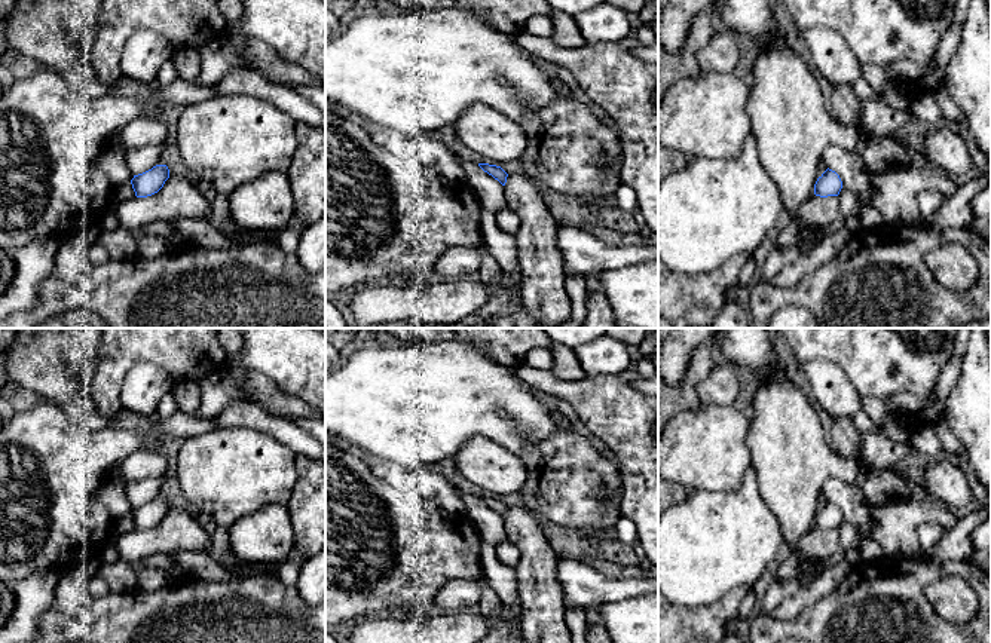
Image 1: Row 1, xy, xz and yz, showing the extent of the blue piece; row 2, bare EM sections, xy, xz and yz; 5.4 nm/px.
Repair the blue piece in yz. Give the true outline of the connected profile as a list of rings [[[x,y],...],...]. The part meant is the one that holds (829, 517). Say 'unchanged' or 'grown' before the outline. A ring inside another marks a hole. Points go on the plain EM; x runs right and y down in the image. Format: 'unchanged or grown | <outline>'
unchanged | [[[826,502],[816,514],[814,517],[814,527],[820,530],[828,529],[838,529],[842,521],[842,514],[839,508],[832,503]]]

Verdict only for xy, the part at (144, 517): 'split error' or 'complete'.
complete

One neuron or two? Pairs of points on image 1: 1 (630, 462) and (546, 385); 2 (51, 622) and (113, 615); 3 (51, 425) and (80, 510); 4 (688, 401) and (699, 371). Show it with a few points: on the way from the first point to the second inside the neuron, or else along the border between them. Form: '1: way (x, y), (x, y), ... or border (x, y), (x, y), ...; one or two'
1: way (620, 437), (571, 391); one
2: way (66, 621), (98, 619); one
3: way (51, 446), (51, 480), (60, 489); one
4: way (688, 394), (691, 379); one

